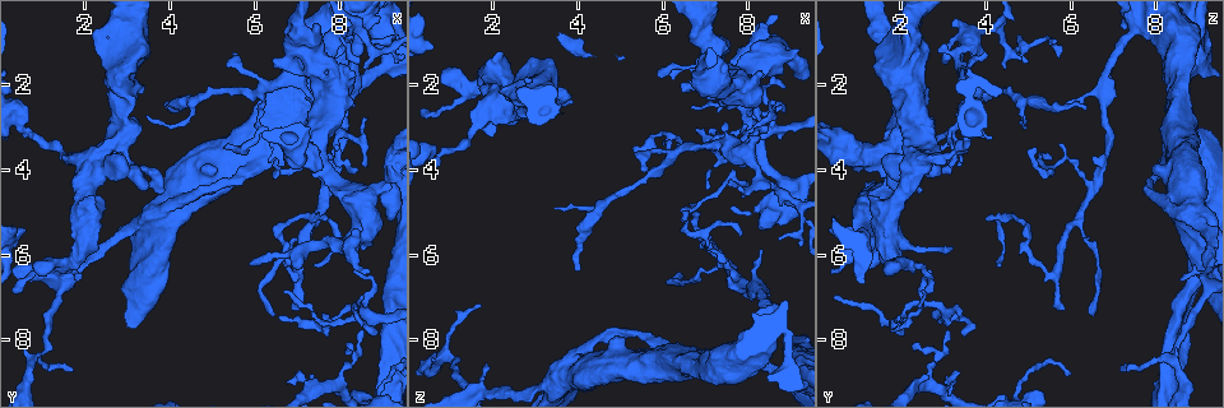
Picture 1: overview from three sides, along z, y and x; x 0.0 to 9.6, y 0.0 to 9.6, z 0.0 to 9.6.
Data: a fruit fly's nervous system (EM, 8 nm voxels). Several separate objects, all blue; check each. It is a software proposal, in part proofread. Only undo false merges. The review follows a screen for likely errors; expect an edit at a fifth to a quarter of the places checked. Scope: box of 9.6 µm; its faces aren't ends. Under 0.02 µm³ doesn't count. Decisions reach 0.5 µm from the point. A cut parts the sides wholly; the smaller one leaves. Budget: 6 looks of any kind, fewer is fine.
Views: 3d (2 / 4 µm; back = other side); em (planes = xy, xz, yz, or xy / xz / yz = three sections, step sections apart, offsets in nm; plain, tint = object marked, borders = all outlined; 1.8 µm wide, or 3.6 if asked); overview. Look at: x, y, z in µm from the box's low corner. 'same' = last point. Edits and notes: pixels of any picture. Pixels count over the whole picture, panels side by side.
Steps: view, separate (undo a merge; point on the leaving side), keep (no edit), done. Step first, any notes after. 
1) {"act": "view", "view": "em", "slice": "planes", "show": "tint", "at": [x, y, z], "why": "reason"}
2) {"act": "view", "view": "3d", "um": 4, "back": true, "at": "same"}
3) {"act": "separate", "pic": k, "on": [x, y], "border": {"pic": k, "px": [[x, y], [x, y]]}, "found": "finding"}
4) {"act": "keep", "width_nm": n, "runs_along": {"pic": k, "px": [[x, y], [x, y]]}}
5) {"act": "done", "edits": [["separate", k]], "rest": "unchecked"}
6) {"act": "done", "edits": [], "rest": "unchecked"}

{"act": "view", "view": "3d", "um": 4, "at": [8.50, 5.10, 1.40], "why": "four arms meet"}

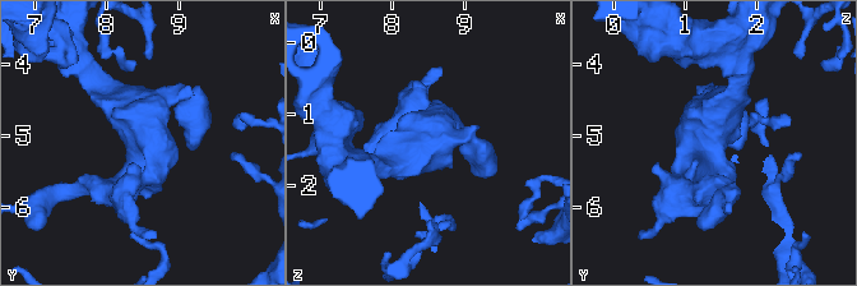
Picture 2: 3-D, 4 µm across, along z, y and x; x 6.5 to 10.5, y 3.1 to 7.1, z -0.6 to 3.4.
{"act": "view", "view": "em", "slice": "planes", "show": "tint", "at": [8.60, 5.15, 1.40], "arms": 4}

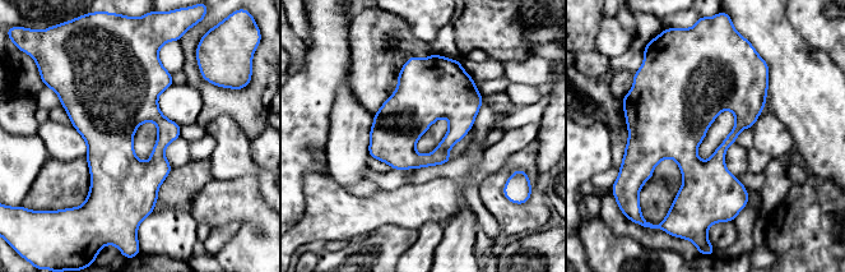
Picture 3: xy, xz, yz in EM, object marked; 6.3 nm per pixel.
{"act": "keep", "width_nm": 260, "found": "all the same neuron"}

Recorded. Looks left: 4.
{"act": "view", "view": "em", "slice": "planes", "show": "plain", "at": [8.05, 0.80, 3.55], "why": "thick turns thin"}

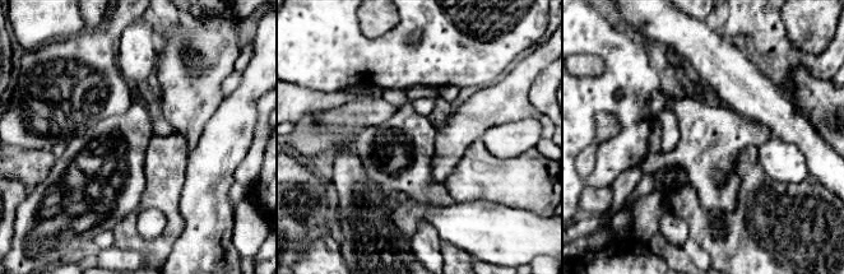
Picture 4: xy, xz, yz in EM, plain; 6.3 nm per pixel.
{"act": "view", "view": "em", "slice": "planes", "show": "tint", "at": "same", "why": "where the object lies"}

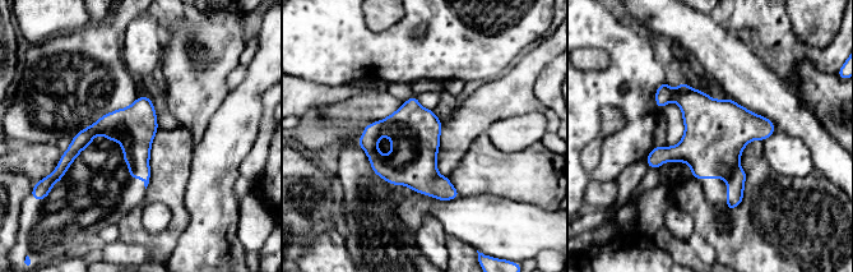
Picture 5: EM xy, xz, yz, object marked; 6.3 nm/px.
{"act": "keep", "found": "one neuron here"}

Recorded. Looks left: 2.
{"act": "view", "view": "3d", "um": 4, "back": true, "at": [3.40, 5.25, 9.05], "why": "two arms at a narrow angle"}

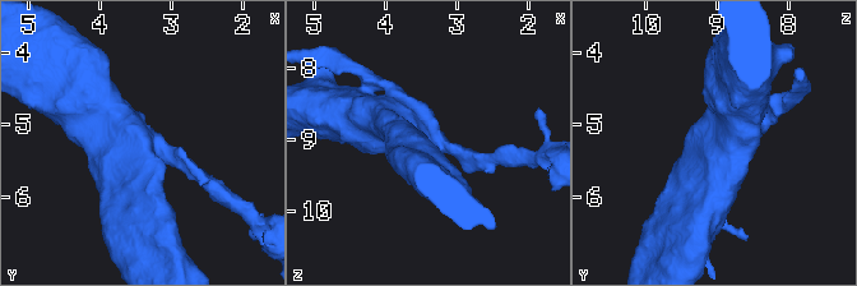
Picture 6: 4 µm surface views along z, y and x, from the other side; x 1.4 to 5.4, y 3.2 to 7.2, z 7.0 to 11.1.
{"act": "view", "view": "em", "um": 3.6, "slice": "planes", "show": "tint", "at": [3.40, 5.25, 9.15], "arms": 4, "why": "shape alone is not enough"}

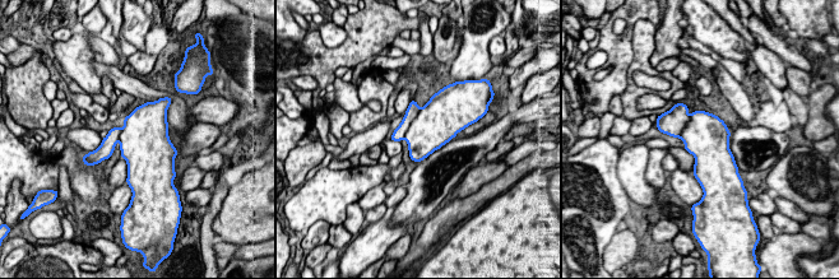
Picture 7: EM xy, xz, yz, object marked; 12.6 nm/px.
{"act": "separate", "pic": 7, "on": [413, 108], "width_nm": 550, "found": "a second neuron is stuck on"}

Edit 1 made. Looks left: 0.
{"act": "done", "edits": [["separate", 7]], "rest": "unchecked"}

